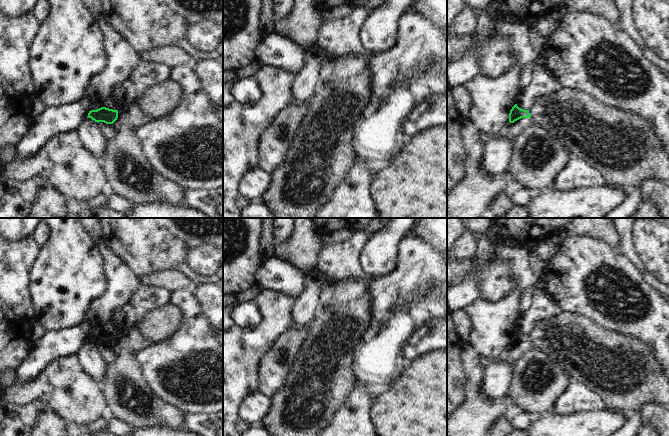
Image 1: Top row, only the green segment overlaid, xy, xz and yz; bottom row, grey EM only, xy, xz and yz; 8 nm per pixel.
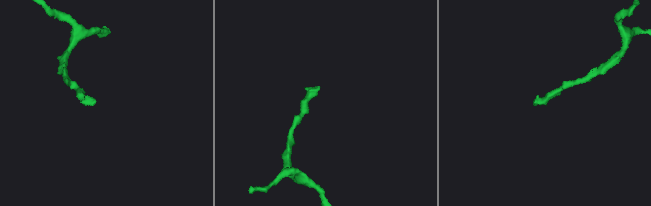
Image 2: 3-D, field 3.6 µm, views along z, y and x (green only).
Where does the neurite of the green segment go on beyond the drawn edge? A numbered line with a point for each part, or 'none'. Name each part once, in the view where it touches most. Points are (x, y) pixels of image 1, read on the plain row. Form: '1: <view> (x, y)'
1: yz (509, 356)

